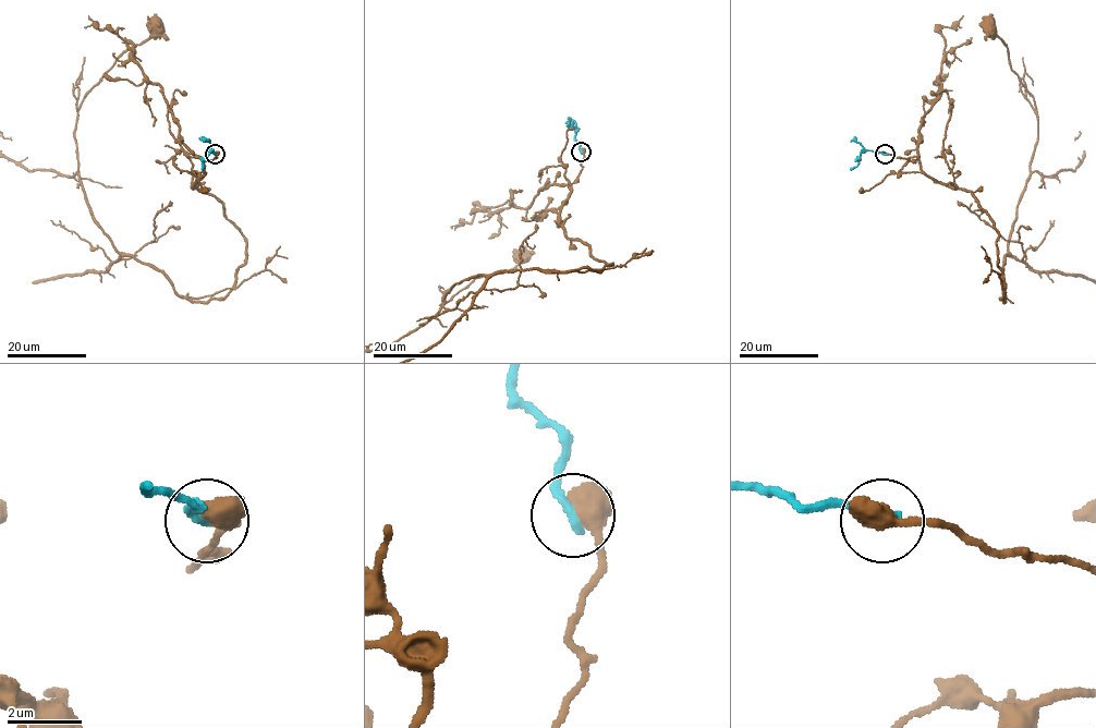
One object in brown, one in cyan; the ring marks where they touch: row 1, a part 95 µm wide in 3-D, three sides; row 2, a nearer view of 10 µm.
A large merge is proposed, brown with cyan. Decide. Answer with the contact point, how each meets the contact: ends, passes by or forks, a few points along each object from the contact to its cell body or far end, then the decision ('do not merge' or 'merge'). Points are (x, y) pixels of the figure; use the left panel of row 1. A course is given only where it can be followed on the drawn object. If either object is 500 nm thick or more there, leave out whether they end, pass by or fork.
place (215, 154); course brown (215, 154), (194, 184), (246, 261), (232, 287), (181, 296), (104, 232), (74, 137), (83, 97), (154, 26); course cyan (215, 154), (208, 150), (202, 169); do not merge

